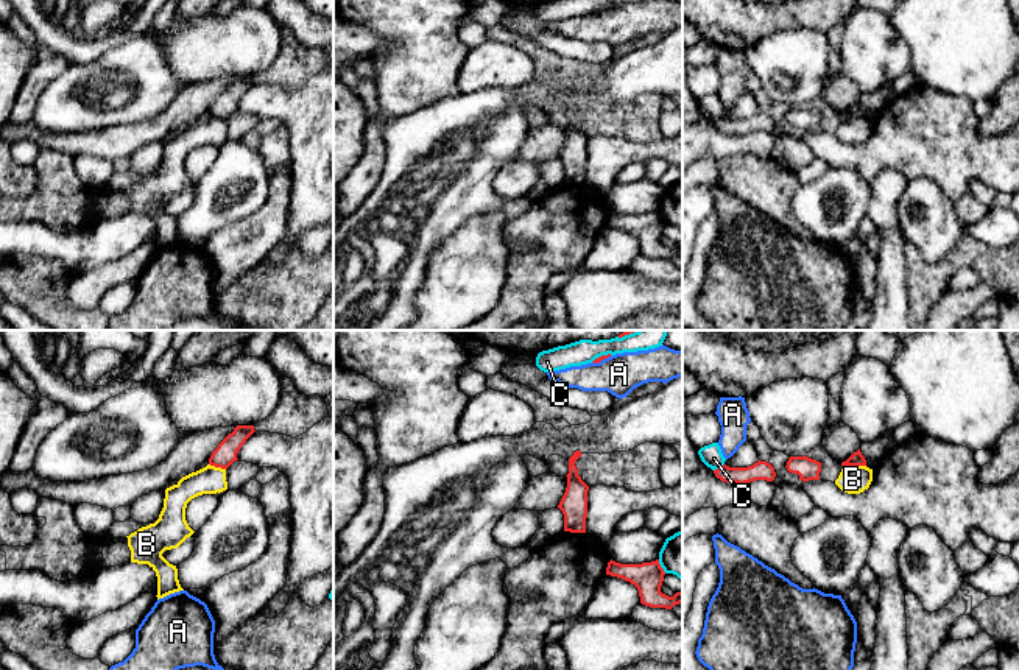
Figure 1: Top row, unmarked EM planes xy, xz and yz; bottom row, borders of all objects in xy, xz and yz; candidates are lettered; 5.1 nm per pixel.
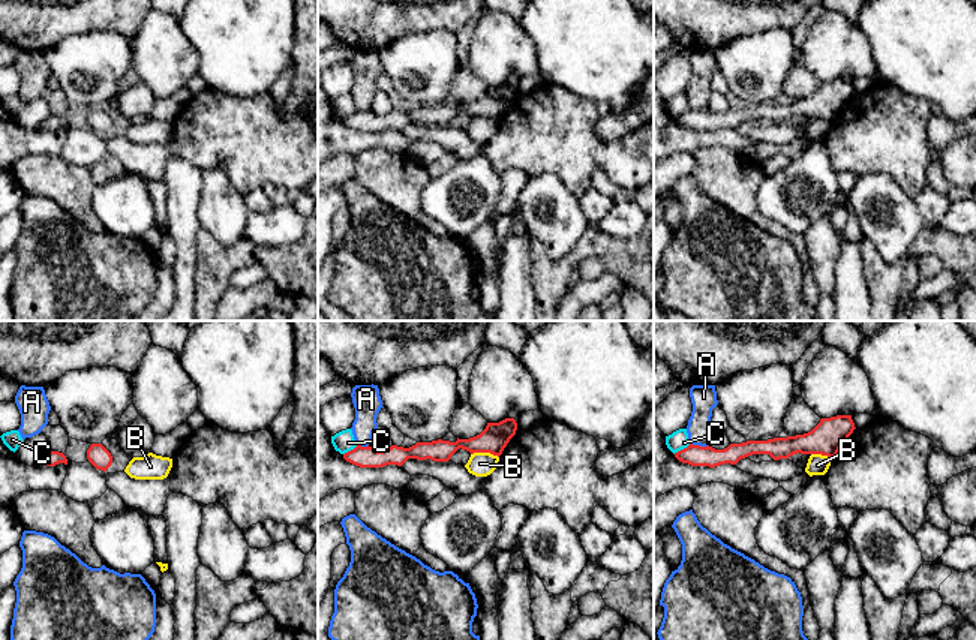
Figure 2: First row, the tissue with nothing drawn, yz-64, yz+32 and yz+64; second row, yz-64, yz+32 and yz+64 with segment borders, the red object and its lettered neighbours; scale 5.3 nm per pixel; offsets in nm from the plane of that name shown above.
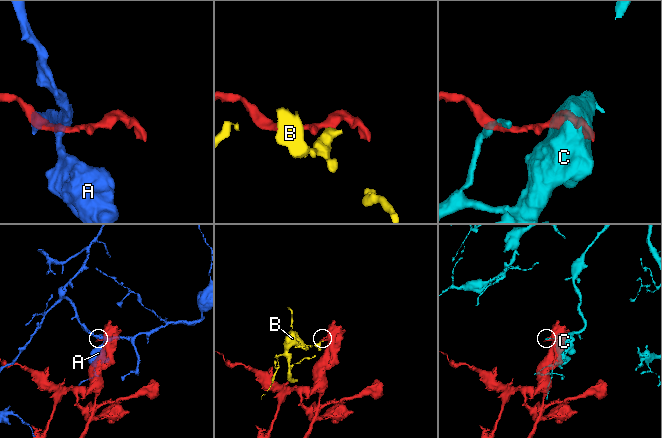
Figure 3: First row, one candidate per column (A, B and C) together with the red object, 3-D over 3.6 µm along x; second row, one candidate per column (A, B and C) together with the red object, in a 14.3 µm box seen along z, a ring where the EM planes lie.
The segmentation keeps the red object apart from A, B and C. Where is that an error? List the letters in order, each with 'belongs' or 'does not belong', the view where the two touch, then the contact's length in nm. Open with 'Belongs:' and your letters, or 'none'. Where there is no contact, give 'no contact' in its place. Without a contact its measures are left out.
Belongs: none
A: does not belong | xz | 110 nm
B: does not belong | yz | 130 nm
C: does not belong | yz | 70 nm

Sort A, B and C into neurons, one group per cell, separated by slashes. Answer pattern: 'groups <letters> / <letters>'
groups A / B / C

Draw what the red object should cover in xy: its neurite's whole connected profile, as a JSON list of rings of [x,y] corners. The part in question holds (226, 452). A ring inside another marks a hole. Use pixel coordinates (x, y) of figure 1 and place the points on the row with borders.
[[[237,425],[234,432],[229,433],[212,452],[209,464],[227,469],[234,461],[238,460],[238,450],[254,432],[254,425]]]

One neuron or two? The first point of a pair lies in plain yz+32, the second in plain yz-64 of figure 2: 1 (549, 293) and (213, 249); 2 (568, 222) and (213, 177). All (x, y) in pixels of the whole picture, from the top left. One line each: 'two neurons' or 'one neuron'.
1: one neuron
2: one neuron

